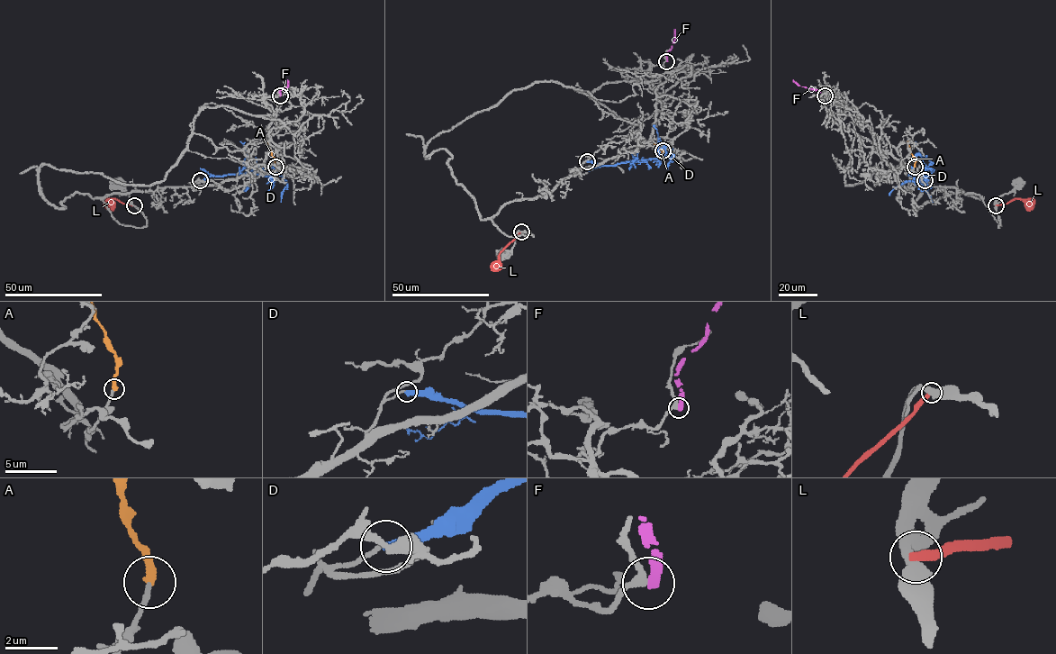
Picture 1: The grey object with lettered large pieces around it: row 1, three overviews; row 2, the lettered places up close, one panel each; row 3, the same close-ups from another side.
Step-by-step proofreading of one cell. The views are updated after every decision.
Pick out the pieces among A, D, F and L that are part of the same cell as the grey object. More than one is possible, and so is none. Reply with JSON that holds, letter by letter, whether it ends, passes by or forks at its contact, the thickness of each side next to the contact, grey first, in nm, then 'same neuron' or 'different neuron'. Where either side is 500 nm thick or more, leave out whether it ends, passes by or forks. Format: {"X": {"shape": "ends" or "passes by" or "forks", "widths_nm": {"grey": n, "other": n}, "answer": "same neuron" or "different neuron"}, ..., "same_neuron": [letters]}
{"A": {"shape": "ends", "widths_nm": {"grey": 200, "other": 360}, "answer": "same neuron"}, "D": {"shape": "ends", "widths_nm": {"grey": 140, "other": 400}, "answer": "different neuron"}, "F": {"shape": "ends", "widths_nm": {"grey": 260, "other": 360}, "answer": "different neuron"}, "L": {"shape": "ends", "widths_nm": {"grey": 440, "other": 360}, "answer": "different neuron"}, "same_neuron": ["A"]}

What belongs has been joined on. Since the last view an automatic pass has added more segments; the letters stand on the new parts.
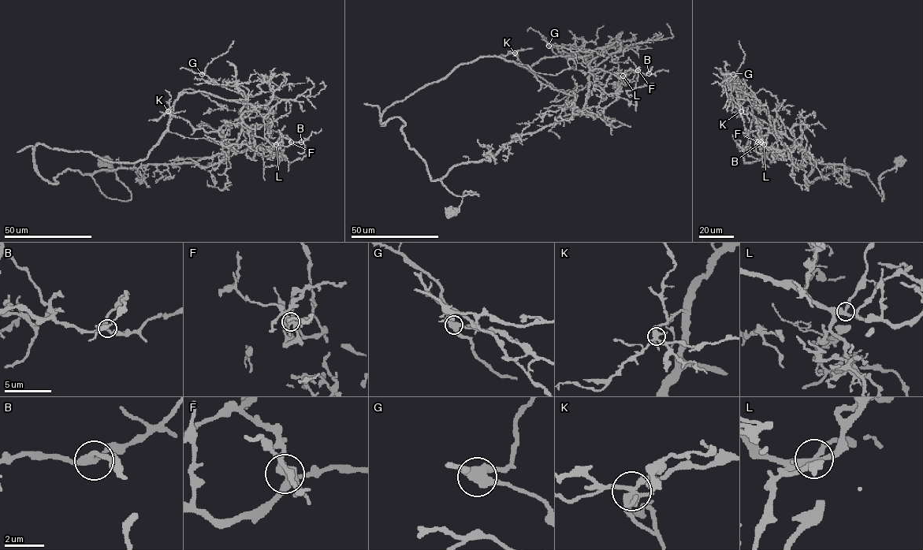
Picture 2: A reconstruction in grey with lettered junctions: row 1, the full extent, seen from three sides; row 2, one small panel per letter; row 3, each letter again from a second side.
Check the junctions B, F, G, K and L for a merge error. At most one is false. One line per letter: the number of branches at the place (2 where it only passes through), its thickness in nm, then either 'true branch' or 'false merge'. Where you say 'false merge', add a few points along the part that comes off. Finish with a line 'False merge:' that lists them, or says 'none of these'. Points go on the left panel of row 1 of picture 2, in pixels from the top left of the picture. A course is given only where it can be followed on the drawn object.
B: 3 branches meet; 280 nm thick; true branch
F: 4 branches meet; 360 nm thick; true branch
G: 3 branches meet; 440 nm thick; false merge; foreign part runs (202, 74), (207, 65), (225, 53), (234, 40)
K: 4 branches meet; 340 nm thick; true branch
L: 3 branches meet; 300 nm thick; true branch
False merge: G

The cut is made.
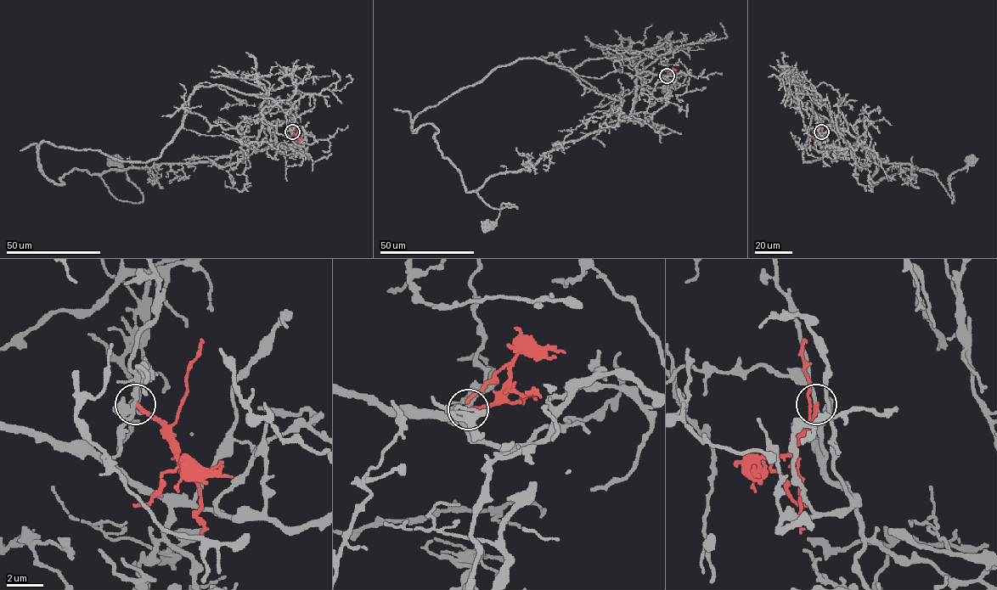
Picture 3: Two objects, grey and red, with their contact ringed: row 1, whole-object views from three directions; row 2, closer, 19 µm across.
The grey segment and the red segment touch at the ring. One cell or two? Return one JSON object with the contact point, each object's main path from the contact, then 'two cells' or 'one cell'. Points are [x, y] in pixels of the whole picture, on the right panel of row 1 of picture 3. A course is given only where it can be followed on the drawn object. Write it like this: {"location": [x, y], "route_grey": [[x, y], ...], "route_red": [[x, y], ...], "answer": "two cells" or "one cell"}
{"location": [821, 132], "route_grey": [[821, 132], [835, 149], [858, 141], [881, 161], [932, 171], [952, 203], [949, 177], [971, 160]], "route_red": [[821, 132], [816, 137], [820, 142]], "answer": "two cells"}

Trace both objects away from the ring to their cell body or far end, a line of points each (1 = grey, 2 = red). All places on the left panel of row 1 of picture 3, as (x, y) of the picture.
1: (293, 132), (294, 149), (261, 141), (211, 161), (101, 176), (117, 199), (140, 203), (143, 194), (115, 160)
2: (293, 132), (297, 137), (292, 142)

